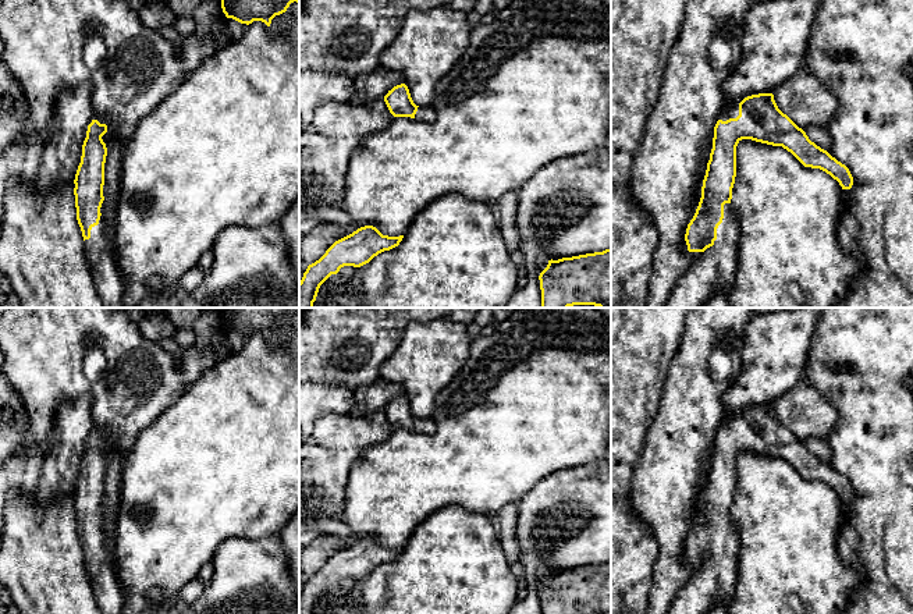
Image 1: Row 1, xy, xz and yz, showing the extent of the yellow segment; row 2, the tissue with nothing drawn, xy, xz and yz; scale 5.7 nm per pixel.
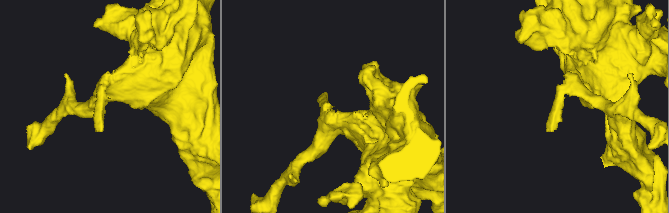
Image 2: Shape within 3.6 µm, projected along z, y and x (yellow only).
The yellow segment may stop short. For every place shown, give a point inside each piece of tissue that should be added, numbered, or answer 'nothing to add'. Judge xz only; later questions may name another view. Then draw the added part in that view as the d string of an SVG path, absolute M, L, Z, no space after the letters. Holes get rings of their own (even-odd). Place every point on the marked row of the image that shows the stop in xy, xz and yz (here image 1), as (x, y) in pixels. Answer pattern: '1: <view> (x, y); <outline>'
1: xz (426, 114); M418 107L418 111L415 114L415 120L423 121L423 123L431 123L436 118L436 111L429 107Z

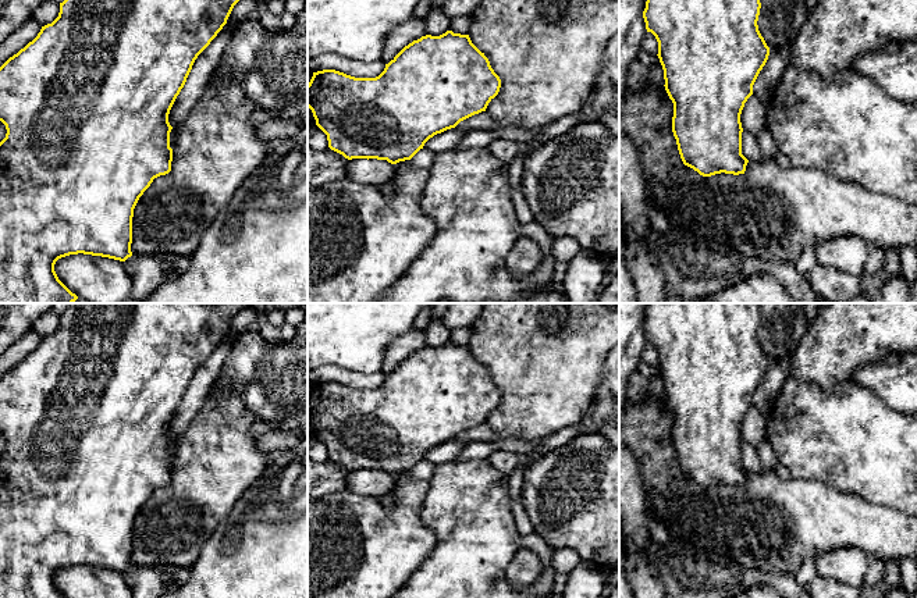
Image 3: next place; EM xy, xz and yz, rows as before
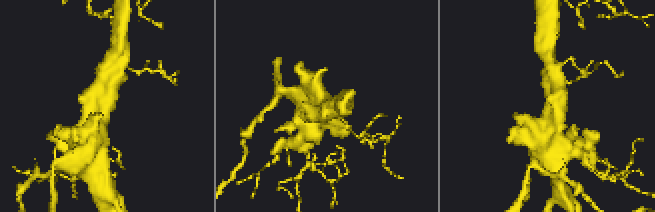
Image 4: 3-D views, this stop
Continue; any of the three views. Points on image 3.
nothing to add

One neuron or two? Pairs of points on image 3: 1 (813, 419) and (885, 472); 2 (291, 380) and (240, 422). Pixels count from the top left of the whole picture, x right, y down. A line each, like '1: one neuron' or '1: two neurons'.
1: one neuron
2: two neurons

